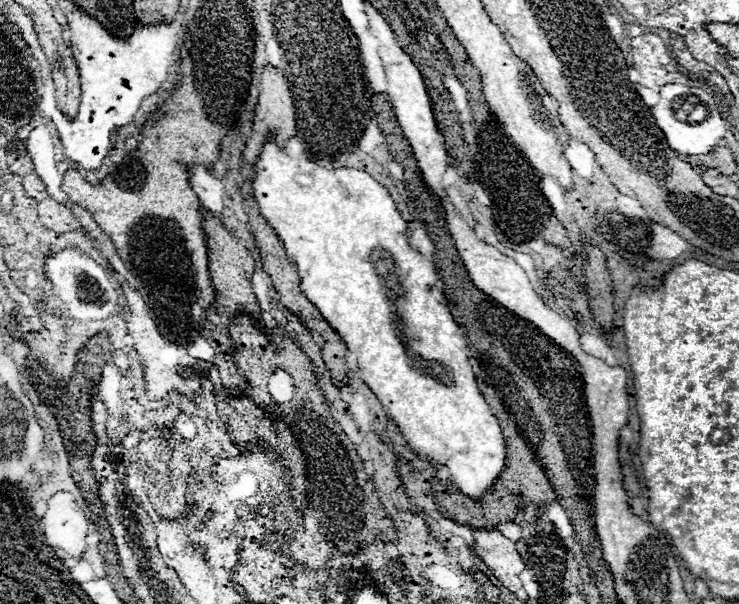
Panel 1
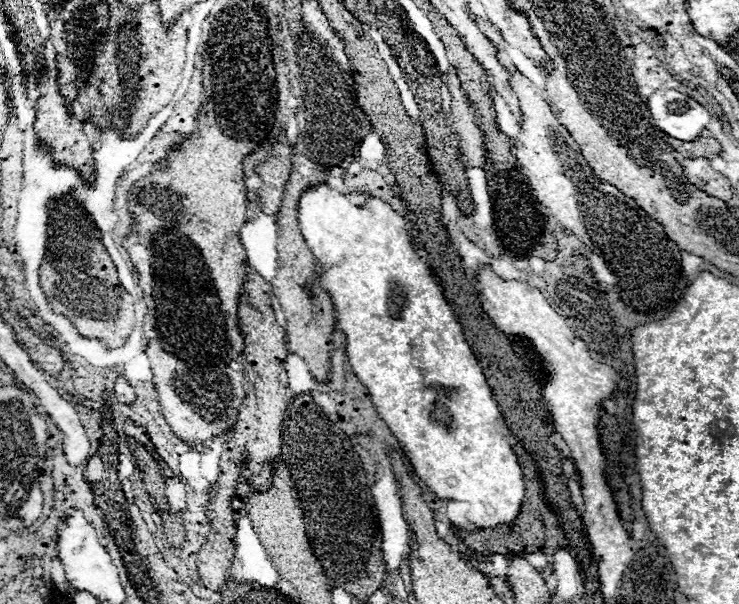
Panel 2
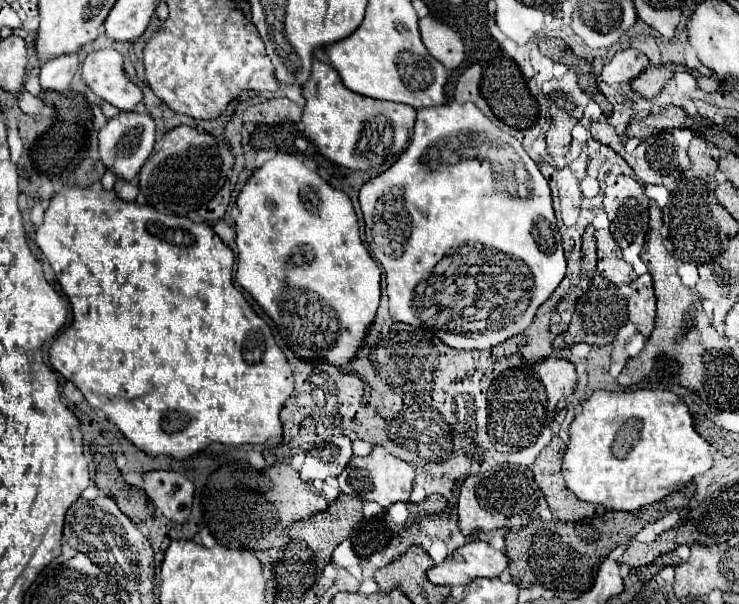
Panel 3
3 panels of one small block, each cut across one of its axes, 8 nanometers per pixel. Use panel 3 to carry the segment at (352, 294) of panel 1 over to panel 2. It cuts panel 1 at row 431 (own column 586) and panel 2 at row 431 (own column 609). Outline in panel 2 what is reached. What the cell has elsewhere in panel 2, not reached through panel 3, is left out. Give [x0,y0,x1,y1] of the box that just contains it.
[298,184,524,526]

